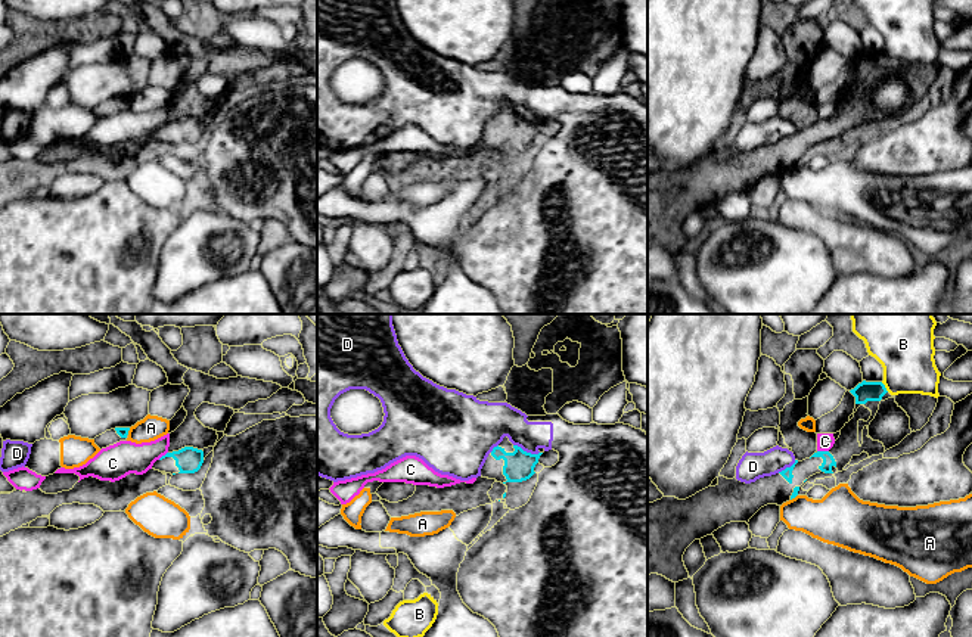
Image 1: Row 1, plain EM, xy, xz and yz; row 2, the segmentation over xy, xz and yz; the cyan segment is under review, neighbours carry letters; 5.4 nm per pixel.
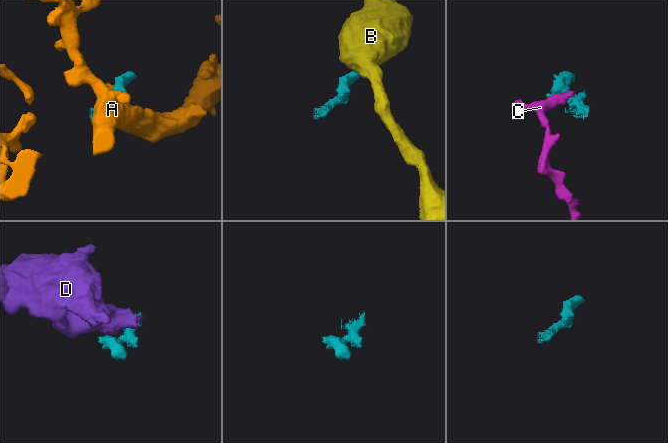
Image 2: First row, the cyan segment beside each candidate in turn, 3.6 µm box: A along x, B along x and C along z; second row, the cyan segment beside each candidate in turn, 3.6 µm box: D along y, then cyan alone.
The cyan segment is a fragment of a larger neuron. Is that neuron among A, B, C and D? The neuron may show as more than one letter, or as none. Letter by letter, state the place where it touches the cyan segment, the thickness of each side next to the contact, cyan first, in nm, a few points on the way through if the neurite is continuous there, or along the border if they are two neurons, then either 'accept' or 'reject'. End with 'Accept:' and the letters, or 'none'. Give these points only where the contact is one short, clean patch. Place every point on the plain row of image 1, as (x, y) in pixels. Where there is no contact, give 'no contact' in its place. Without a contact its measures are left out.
A: meets cyan in xy at (129, 99); 60 nm thick on the cyan side, 140 nm on the other; reject
B: meets cyan in yz at (884, 56); 110 nm thick on the cyan side, 280 nm on the other; border along yz (881, 52), (888, 61); reject
C: meets cyan in yz at (823, 121); 60 nm thick on the cyan side, 100 nm on the other; border along yz (817, 120), (828, 121); reject
D: meets cyan in xz at (525, 121); 160 nm thick on the cyan side, 220 nm on the other; border along xz (514, 114), (527, 121), (539, 123); reject
Accept: none

